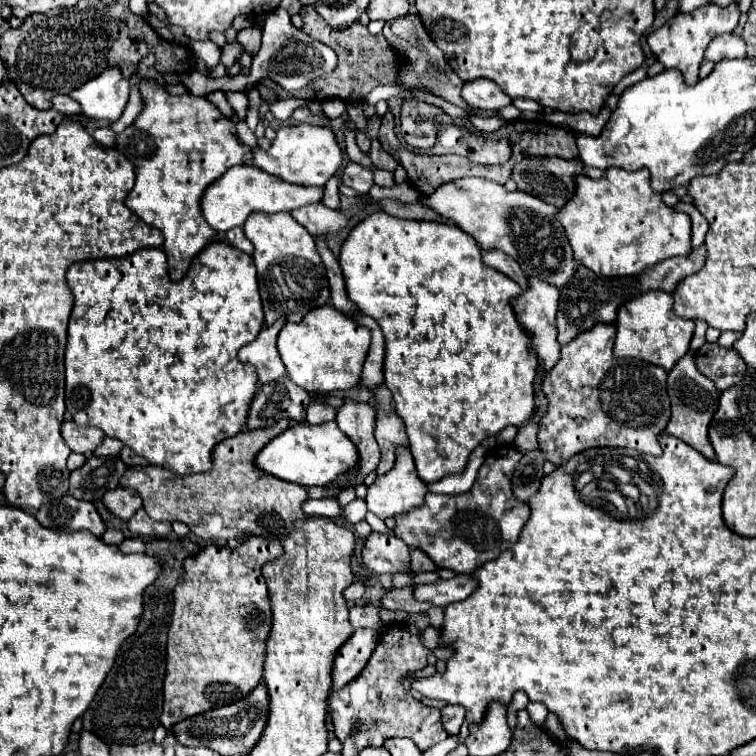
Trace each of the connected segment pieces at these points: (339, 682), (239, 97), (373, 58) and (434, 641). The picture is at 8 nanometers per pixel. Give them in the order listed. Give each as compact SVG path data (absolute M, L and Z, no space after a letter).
M355 630L353 636L339 650L333 666L333 690L343 688L351 678L359 676L359 670L367 664L375 650L377 632L375 630Z
M226 92L228 102L233 106L240 122L246 122L248 99L245 93Z
M311 6L301 8L301 18L303 18L303 30L311 38L315 38L315 40L327 44L329 48L333 48L337 58L339 58L339 80L327 80L325 88L319 86L317 90L313 90L317 100L323 100L325 96L329 96L329 98L335 96L335 98L341 98L345 102L363 100L371 92L373 86L395 84L395 54L391 54L387 50L387 42L385 42L383 34L373 36L359 22L355 22L347 30L333 30L331 26L327 26L327 22Z
M429 626L429 628L423 632L423 636L421 636L421 642L425 642L425 646L429 646L429 650L433 650L433 648L439 644L439 638L441 638L441 632L439 632L439 628L433 628L433 626Z

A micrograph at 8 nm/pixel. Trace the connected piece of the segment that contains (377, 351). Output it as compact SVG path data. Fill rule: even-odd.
M359 314L359 316L353 316L353 320L357 324L363 324L371 330L373 334L373 340L371 340L371 348L369 348L369 356L365 360L365 366L363 366L363 372L361 372L361 382L365 382L367 386L379 386L383 382L383 358L385 358L385 342L383 342L383 334L379 330L379 324L365 316L365 314Z

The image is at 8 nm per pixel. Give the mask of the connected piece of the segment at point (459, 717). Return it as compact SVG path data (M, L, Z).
M447 704L443 710L441 710L441 720L443 720L443 728L451 734L451 736L457 736L459 734L459 728L465 720L465 710L463 706L459 704Z

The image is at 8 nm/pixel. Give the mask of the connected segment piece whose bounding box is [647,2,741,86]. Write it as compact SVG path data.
M733 2L729 6L717 6L717 4L707 4L701 6L697 10L693 10L691 14L679 14L675 18L671 18L665 26L661 26L659 30L651 32L647 36L647 44L651 48L651 52L657 54L659 62L665 68L677 68L683 72L683 78L687 84L697 84L699 80L699 66L703 60L703 52L707 48L707 44L725 32L733 32L737 22L739 22L739 2Z

